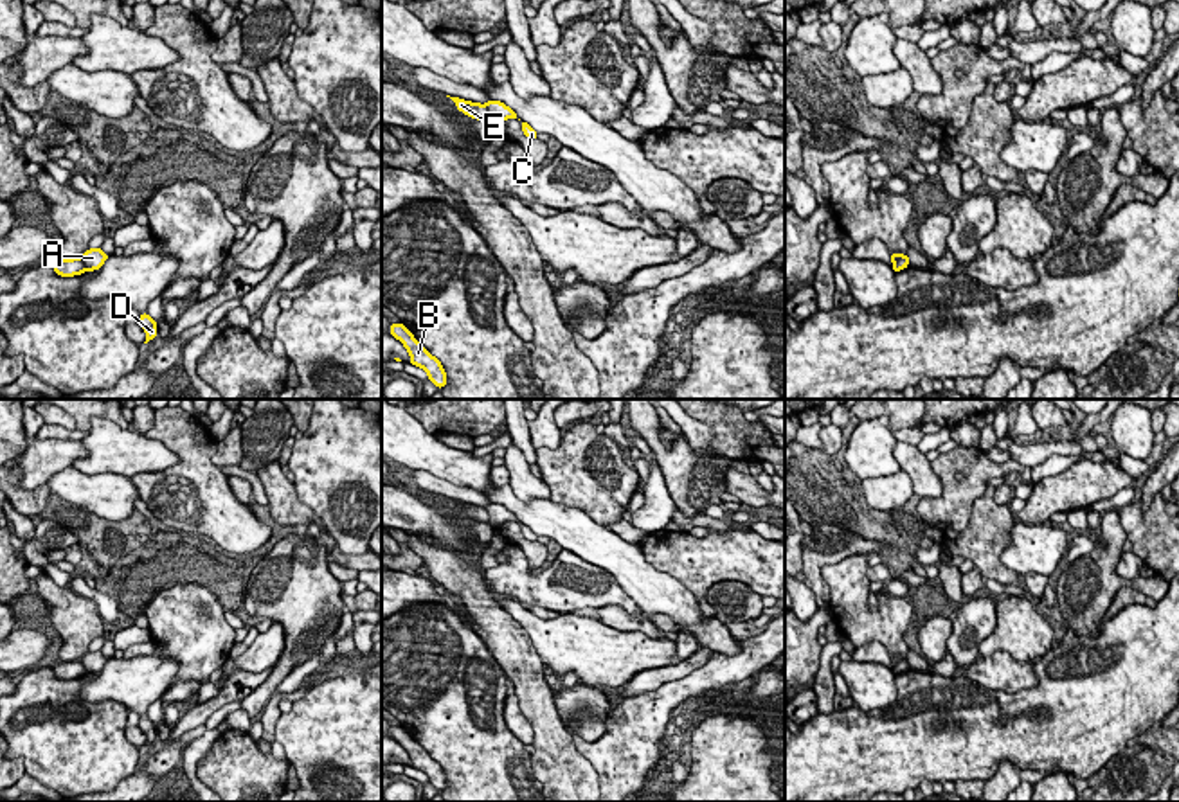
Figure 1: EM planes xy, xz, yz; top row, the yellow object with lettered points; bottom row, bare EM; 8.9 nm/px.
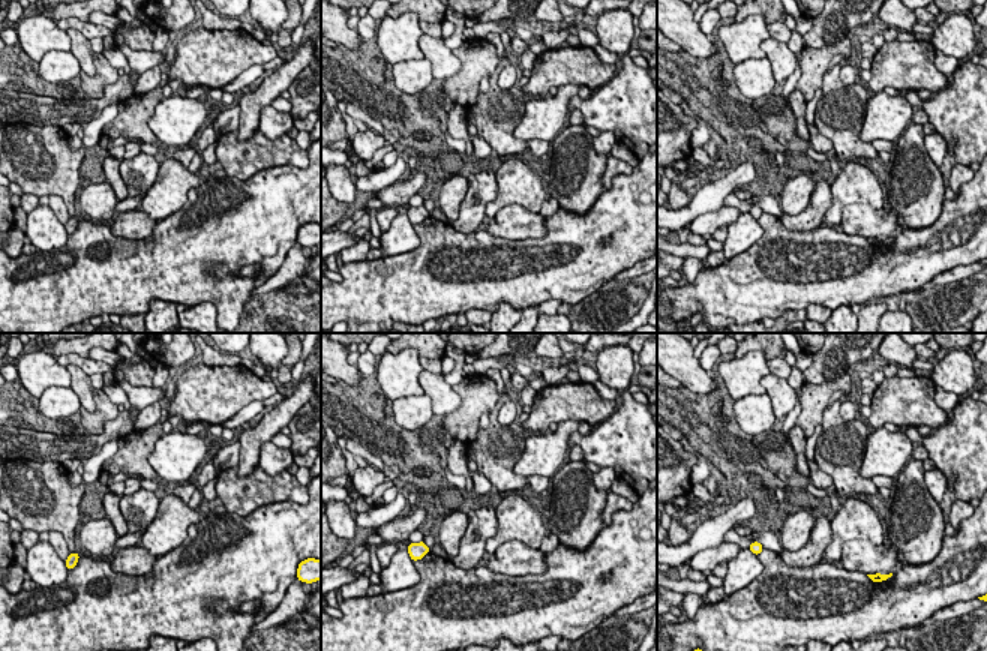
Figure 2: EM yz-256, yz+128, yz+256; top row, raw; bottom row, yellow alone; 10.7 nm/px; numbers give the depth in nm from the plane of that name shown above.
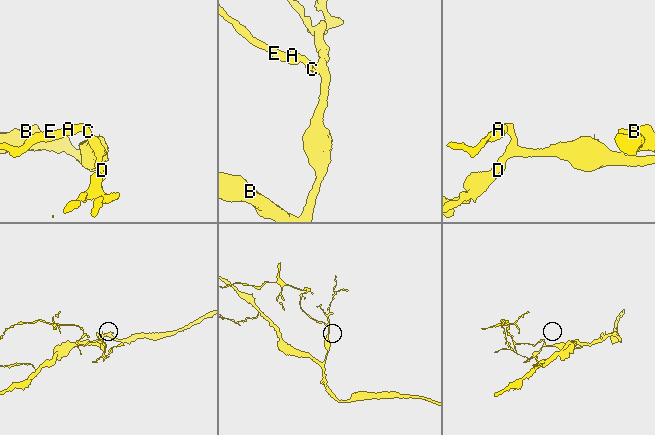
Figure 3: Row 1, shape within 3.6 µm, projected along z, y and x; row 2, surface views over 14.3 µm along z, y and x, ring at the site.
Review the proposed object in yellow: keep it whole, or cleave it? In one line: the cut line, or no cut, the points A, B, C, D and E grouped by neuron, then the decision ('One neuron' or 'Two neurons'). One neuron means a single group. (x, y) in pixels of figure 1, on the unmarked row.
Split along xz (485, 507), (488, 522). Groups: A B C D / E. Two neurons

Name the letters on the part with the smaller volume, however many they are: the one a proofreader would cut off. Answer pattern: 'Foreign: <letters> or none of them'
Foreign: E

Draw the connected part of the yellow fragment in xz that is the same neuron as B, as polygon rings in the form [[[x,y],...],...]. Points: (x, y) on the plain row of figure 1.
[[[391,726],[391,737],[398,741],[410,757],[412,768],[423,771],[428,777],[428,782],[443,791],[446,788],[446,775],[437,761],[434,761],[403,726]]]

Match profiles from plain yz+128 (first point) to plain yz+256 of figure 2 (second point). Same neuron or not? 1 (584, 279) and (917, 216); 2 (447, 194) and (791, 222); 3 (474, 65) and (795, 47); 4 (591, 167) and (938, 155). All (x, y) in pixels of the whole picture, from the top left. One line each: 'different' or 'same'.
1: different
2: different
3: different
4: different

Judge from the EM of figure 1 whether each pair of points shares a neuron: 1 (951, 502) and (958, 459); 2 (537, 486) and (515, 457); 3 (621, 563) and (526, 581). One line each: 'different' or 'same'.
1: same
2: same
3: different

